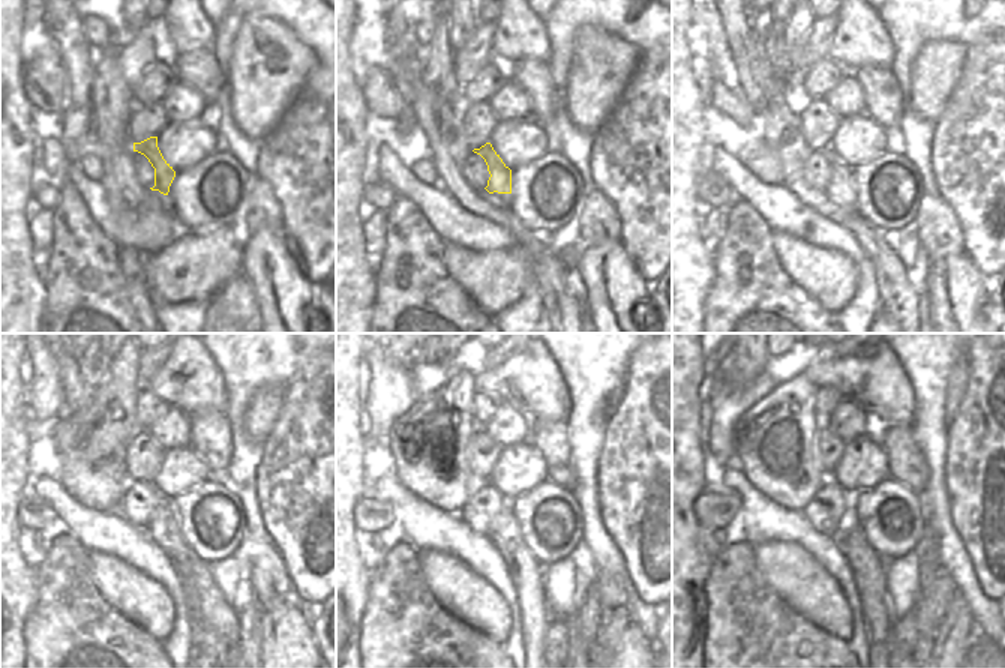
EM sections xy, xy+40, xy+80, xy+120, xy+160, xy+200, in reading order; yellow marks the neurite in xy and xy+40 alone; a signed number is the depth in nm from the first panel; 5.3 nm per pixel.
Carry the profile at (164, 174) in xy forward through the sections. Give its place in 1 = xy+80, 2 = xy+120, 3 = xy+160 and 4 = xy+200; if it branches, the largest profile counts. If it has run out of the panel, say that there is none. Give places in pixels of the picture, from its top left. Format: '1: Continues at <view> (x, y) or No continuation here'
1: Continues at xy+80 (840, 180)
2: Continues at xy+120 (165, 517)
3: Continues at xy+160 (504, 520)
4: Continues at xy+200 (843, 526).

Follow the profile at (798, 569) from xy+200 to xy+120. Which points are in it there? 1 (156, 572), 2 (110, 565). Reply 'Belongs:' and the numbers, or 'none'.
Belongs: 2

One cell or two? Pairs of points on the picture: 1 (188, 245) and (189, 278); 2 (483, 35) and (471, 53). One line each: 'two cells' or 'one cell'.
1: one cell
2: one cell

